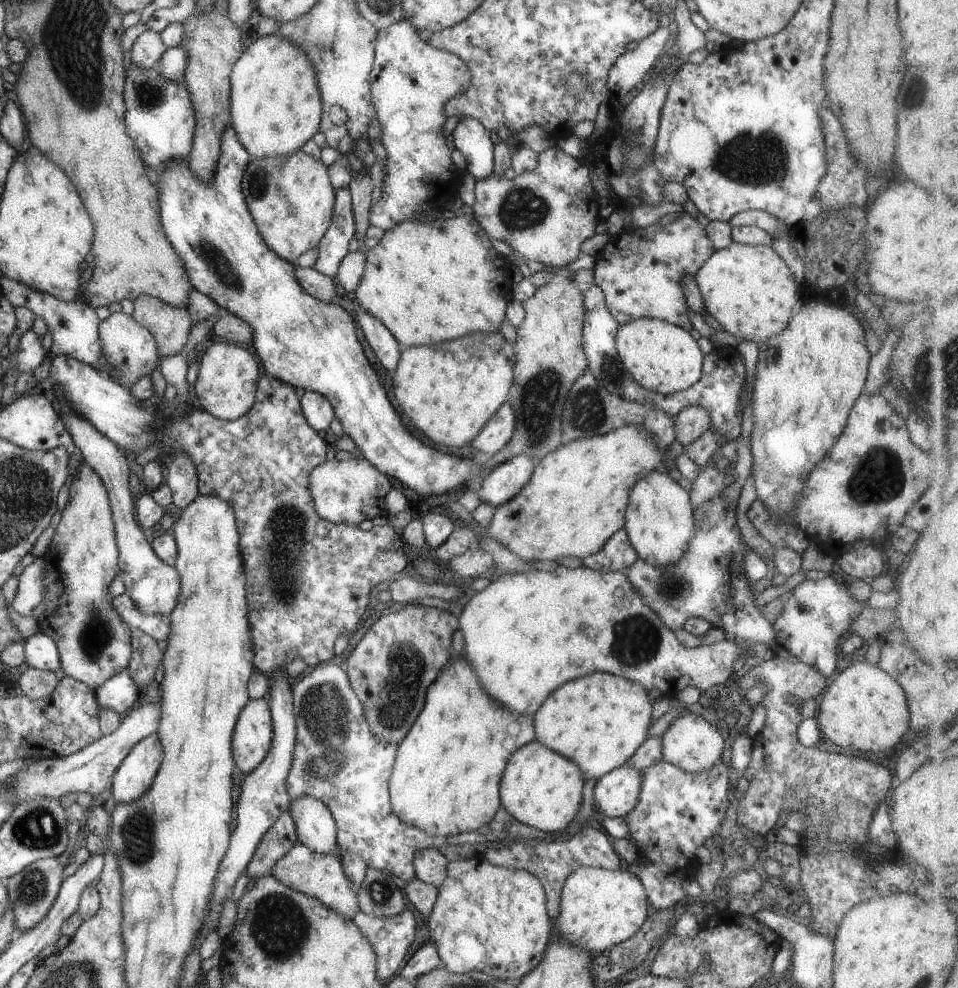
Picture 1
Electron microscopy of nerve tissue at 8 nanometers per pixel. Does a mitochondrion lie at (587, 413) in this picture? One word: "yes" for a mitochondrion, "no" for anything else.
yes

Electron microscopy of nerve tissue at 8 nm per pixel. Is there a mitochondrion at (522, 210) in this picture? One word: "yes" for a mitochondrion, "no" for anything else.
yes

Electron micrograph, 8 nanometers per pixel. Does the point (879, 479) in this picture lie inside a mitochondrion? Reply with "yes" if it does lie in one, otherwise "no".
yes

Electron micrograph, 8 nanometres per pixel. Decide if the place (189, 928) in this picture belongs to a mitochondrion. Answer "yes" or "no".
no

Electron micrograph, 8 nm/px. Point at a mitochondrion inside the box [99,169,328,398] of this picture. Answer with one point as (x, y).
(224, 273)

